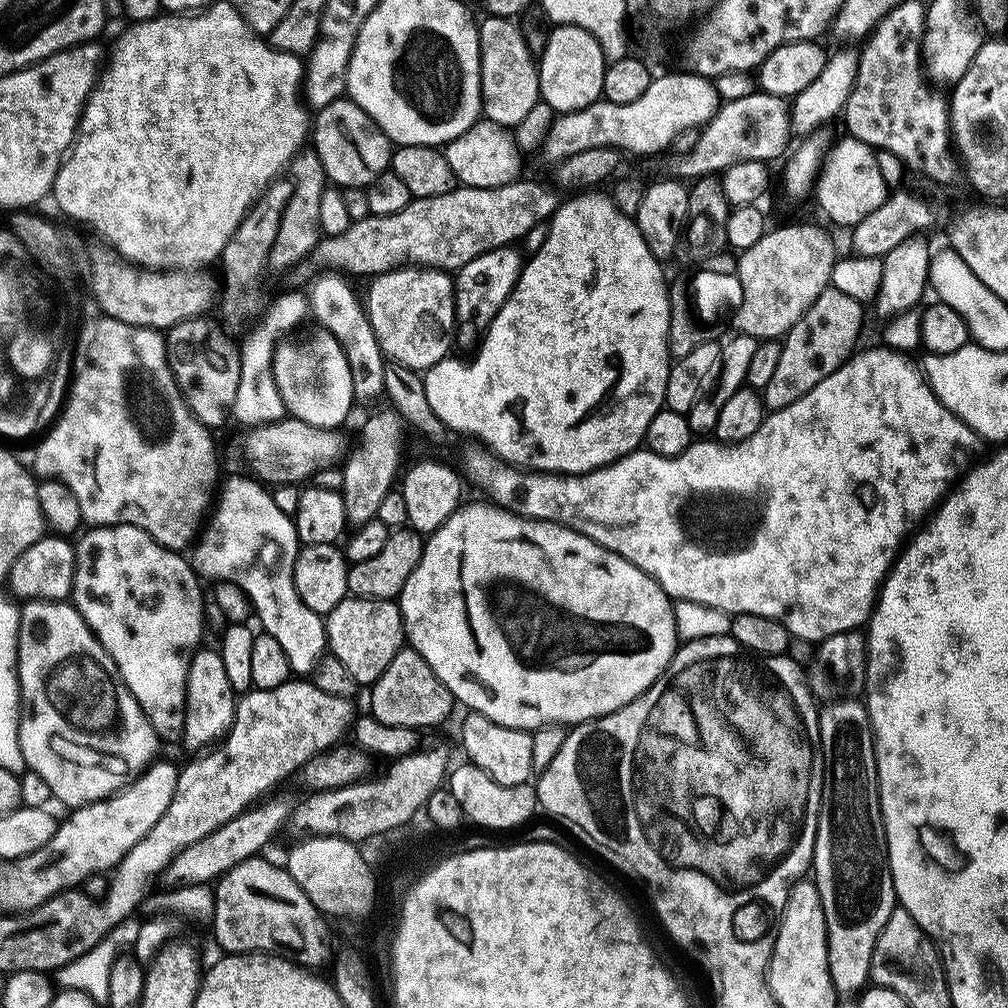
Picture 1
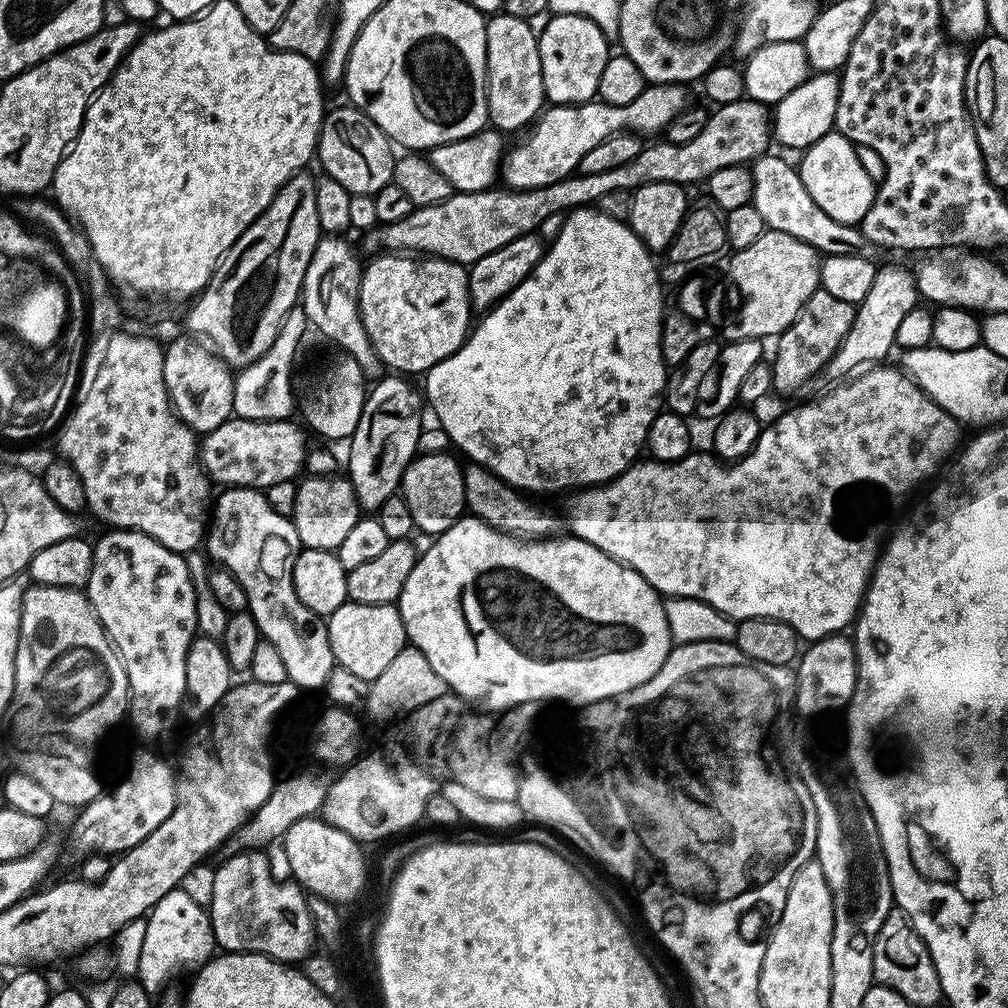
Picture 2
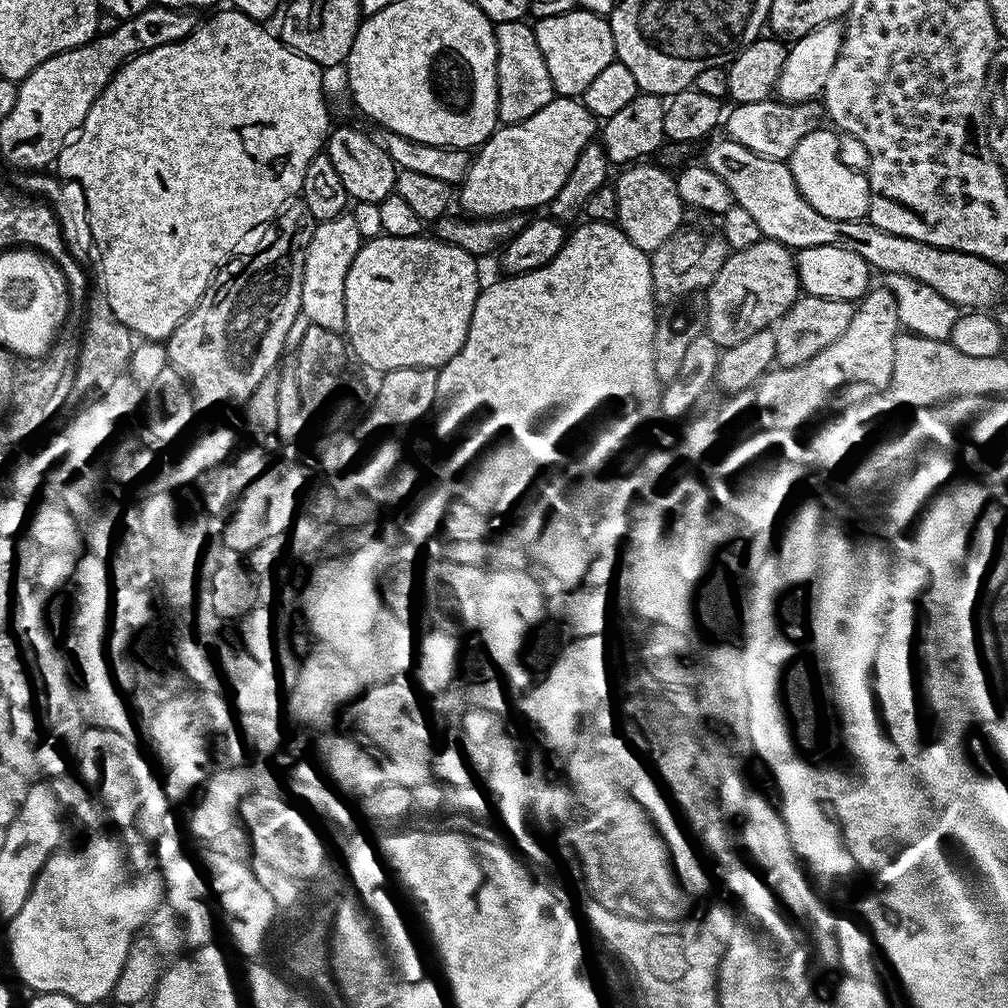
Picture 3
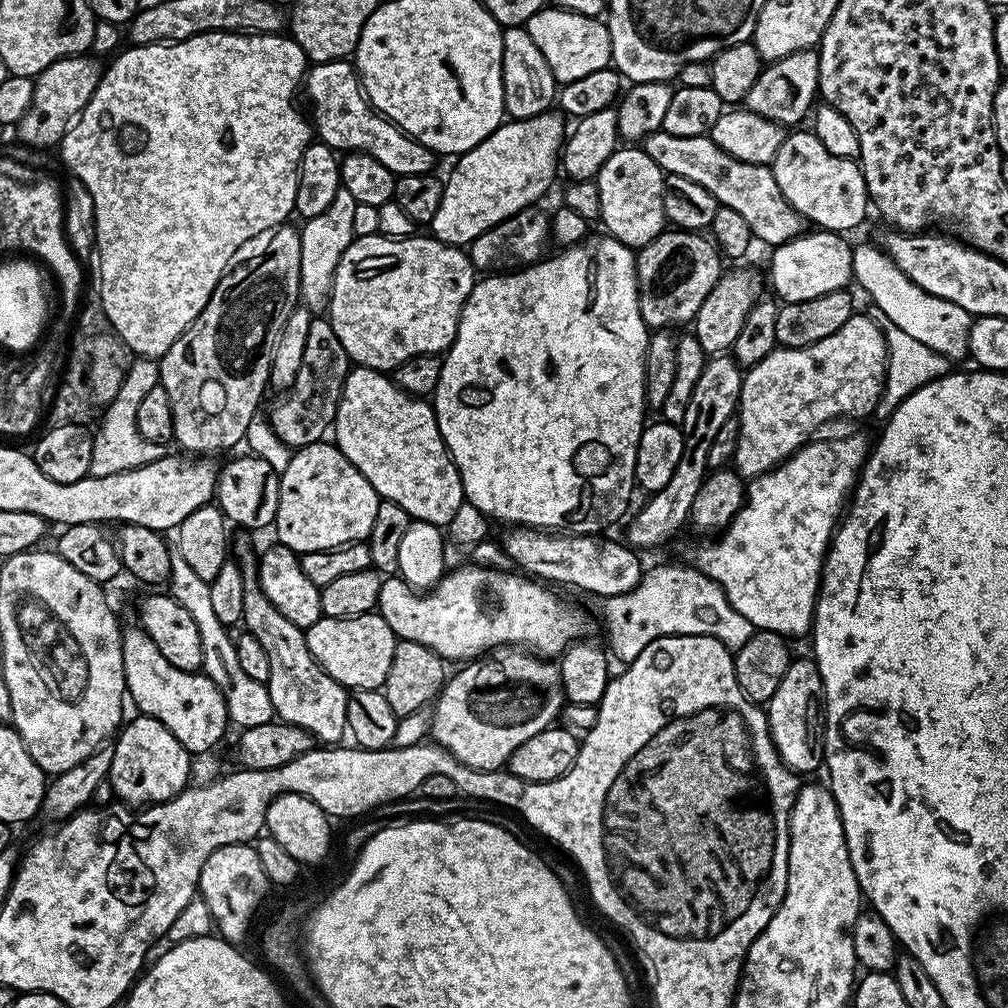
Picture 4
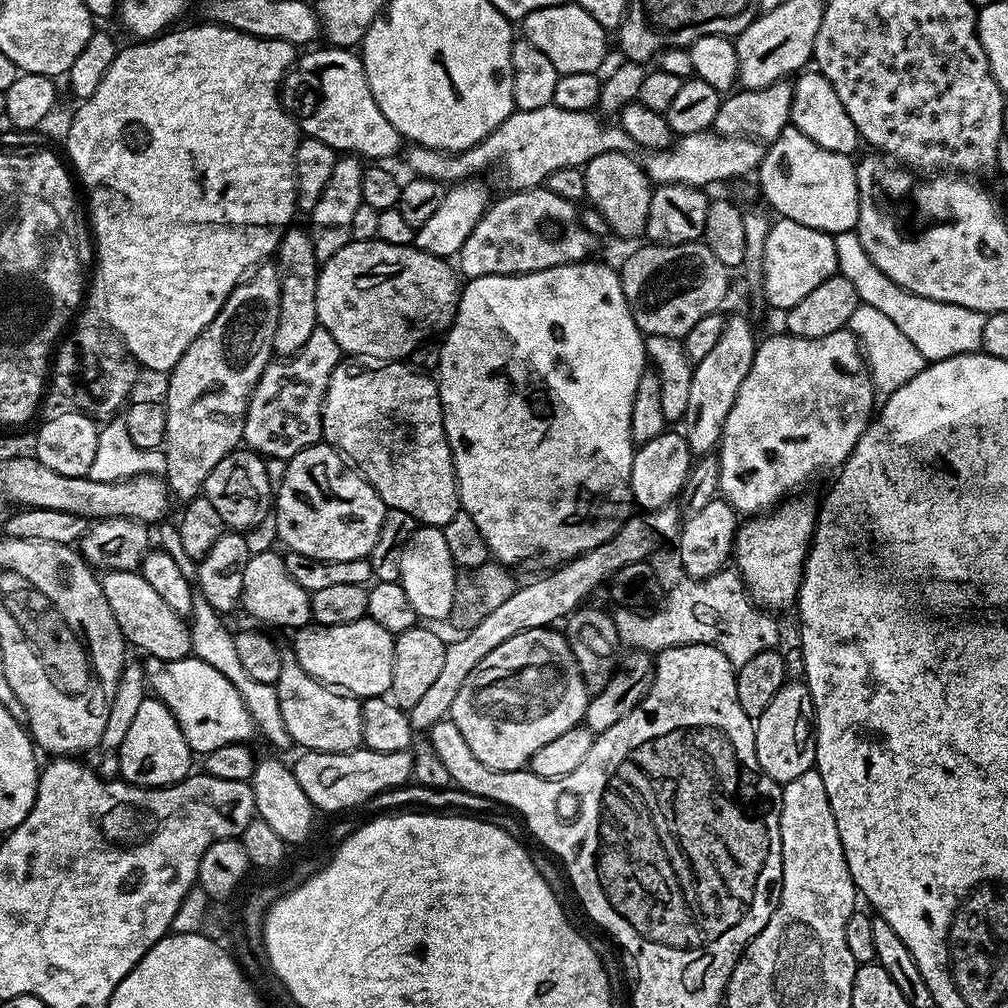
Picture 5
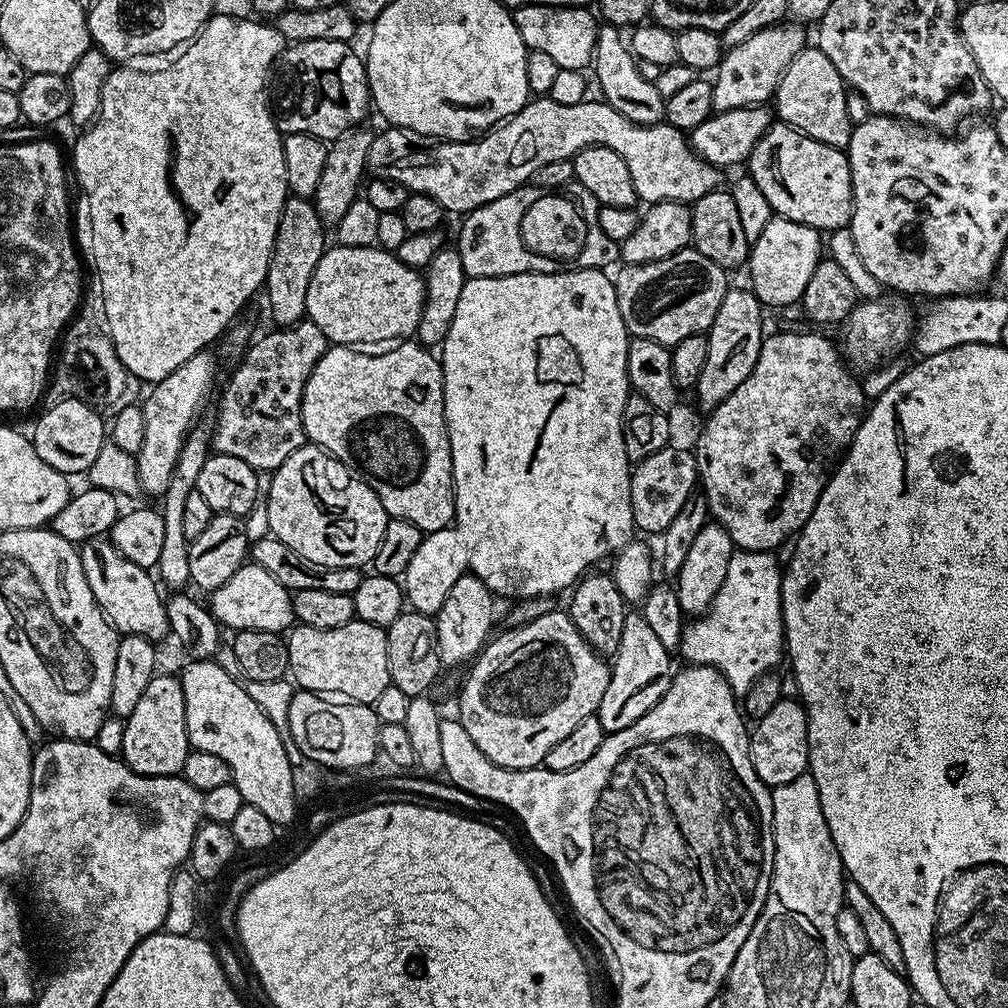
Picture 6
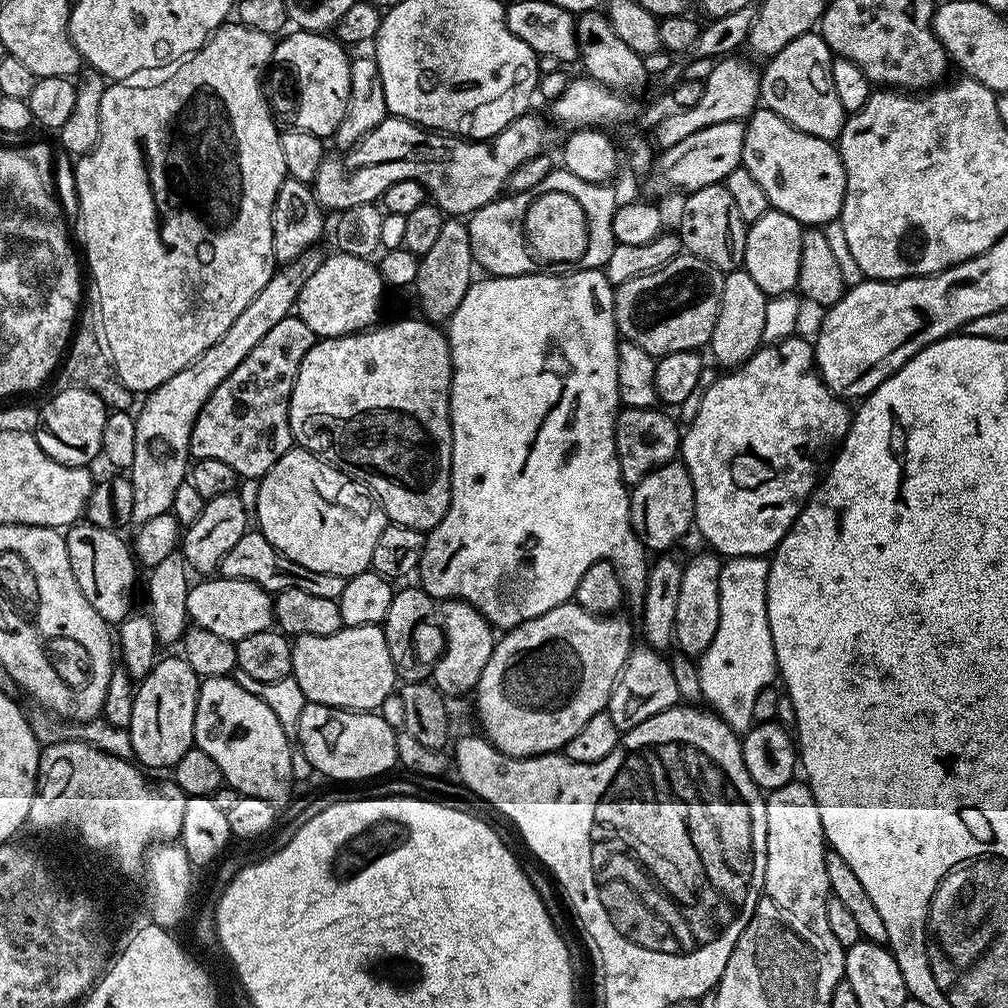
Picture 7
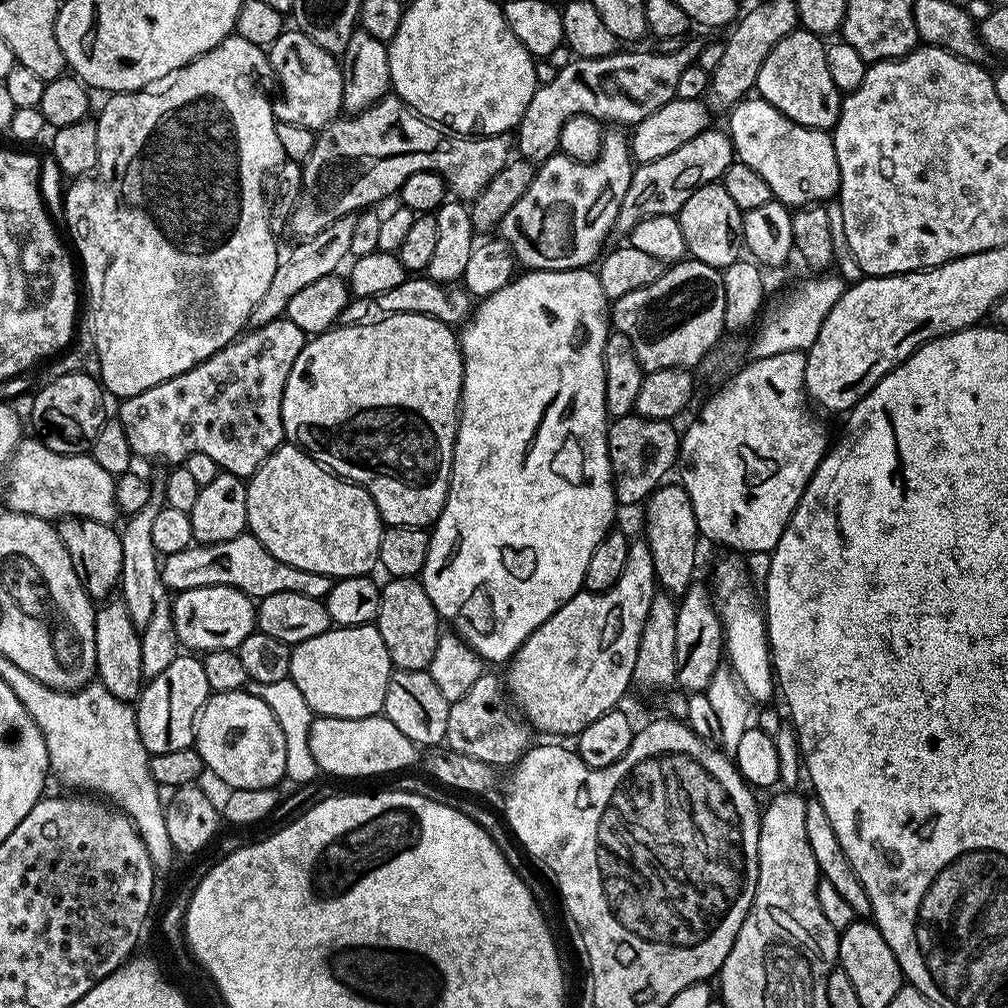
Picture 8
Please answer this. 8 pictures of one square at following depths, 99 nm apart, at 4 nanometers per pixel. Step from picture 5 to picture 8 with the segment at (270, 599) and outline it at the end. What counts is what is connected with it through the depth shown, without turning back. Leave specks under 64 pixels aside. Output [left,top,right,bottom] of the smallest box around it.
[171,586,257,654]

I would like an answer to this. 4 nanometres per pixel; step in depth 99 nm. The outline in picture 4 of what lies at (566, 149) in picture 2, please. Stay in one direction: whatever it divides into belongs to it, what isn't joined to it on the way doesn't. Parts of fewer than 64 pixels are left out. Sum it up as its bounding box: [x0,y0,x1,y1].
[430,110,566,246]

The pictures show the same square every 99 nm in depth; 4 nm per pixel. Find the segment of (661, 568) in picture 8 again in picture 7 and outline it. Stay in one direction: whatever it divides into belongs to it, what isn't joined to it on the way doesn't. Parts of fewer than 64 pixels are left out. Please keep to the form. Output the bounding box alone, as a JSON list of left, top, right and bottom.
[630,462,694,554]

